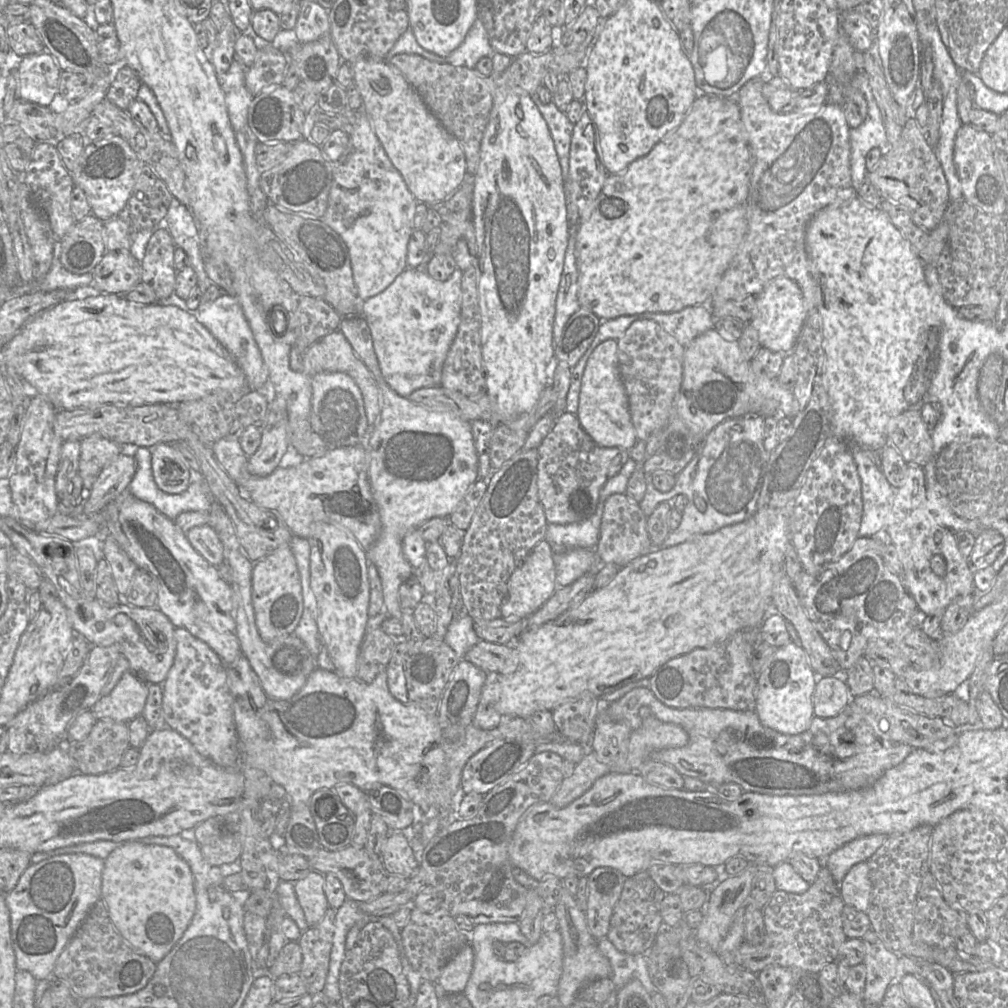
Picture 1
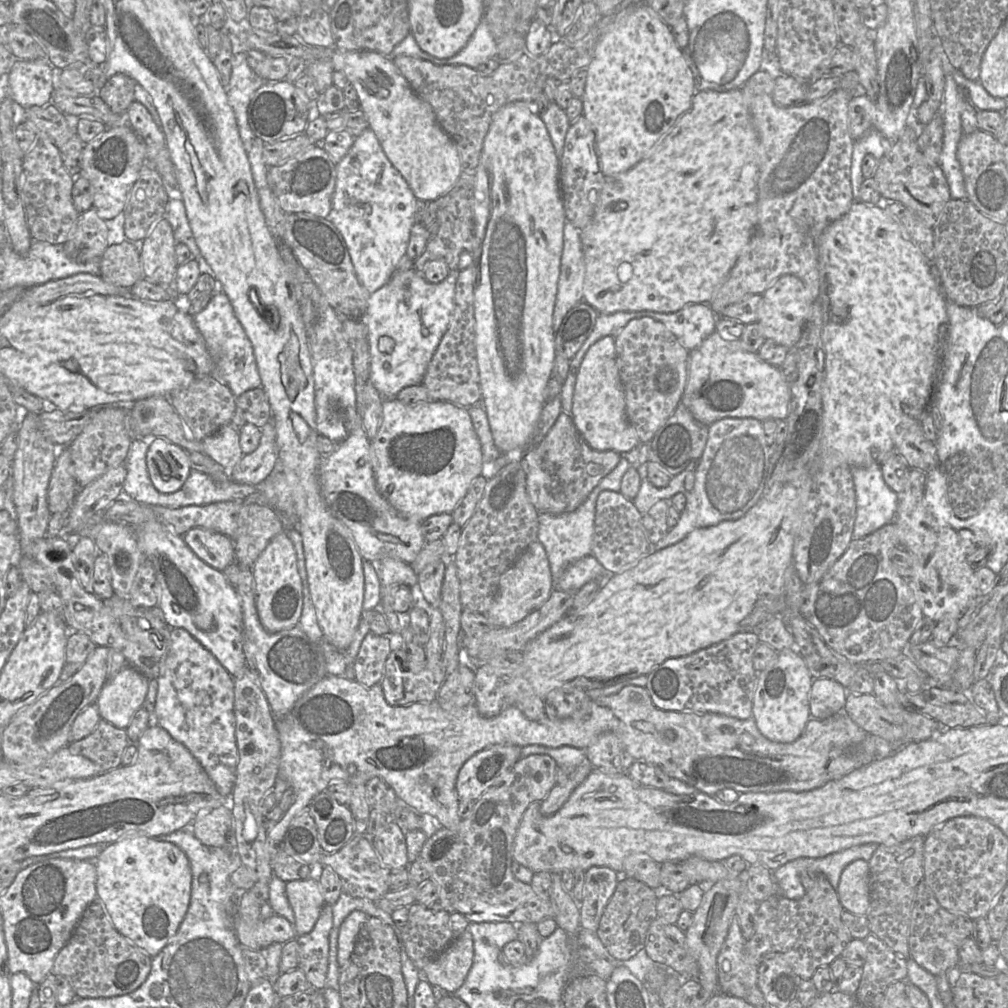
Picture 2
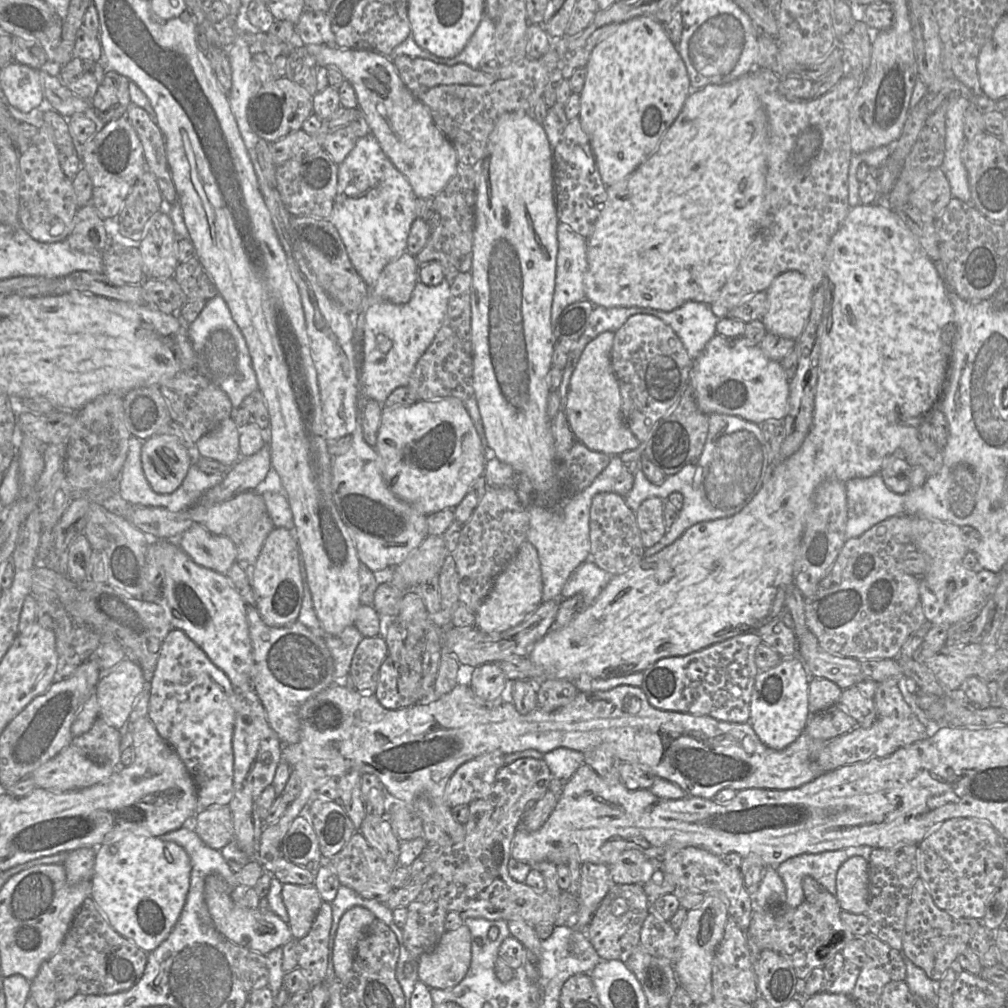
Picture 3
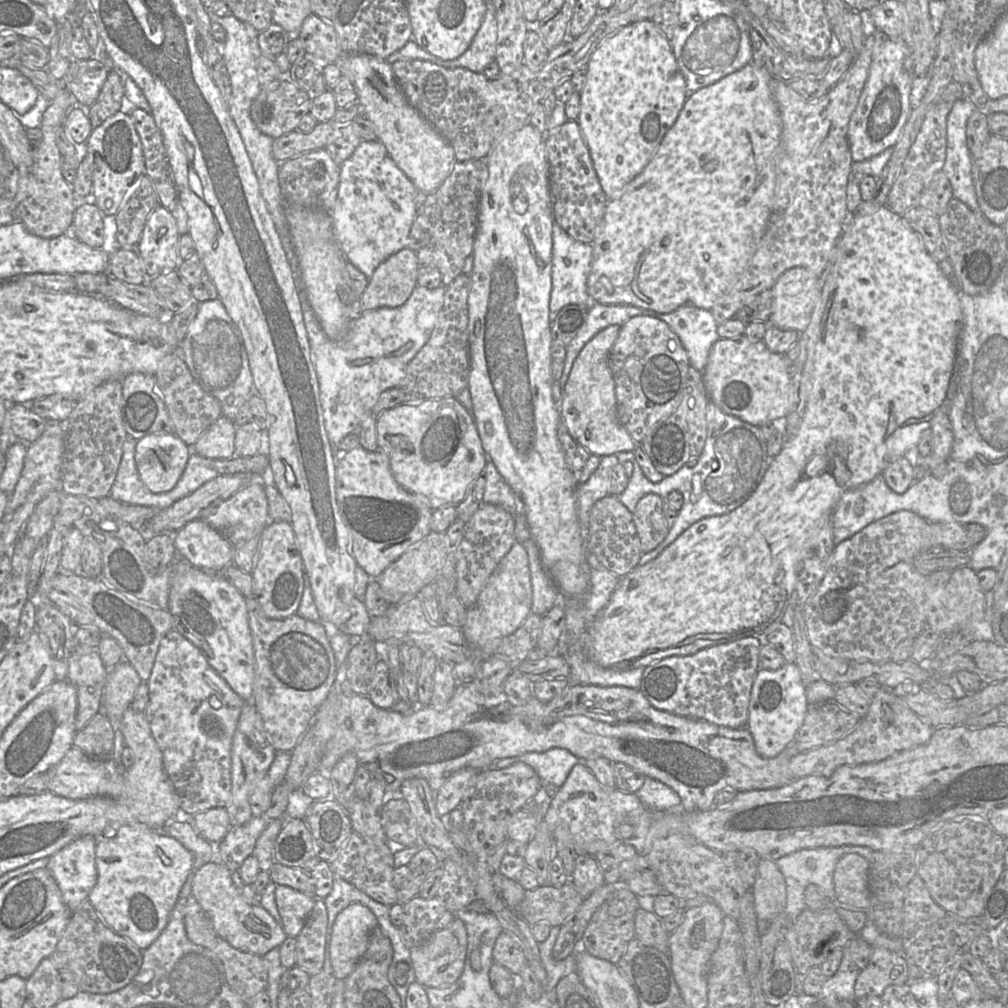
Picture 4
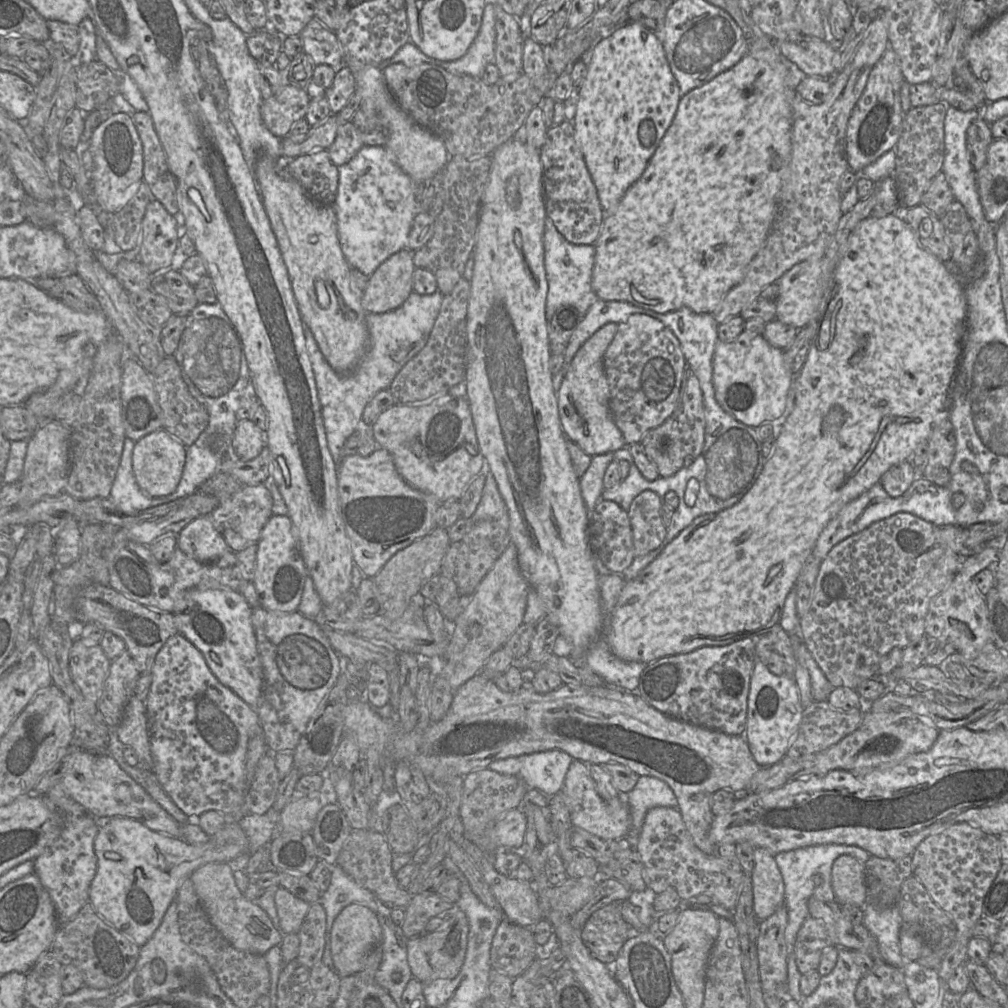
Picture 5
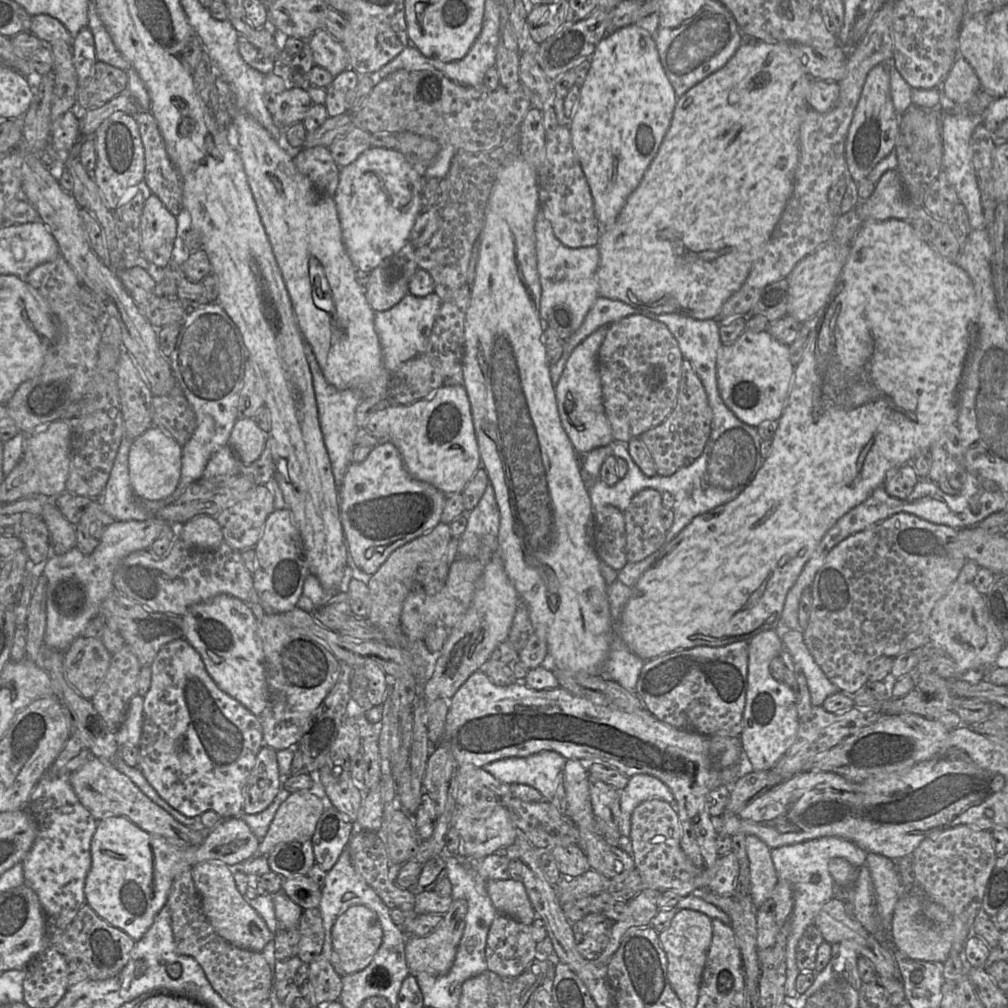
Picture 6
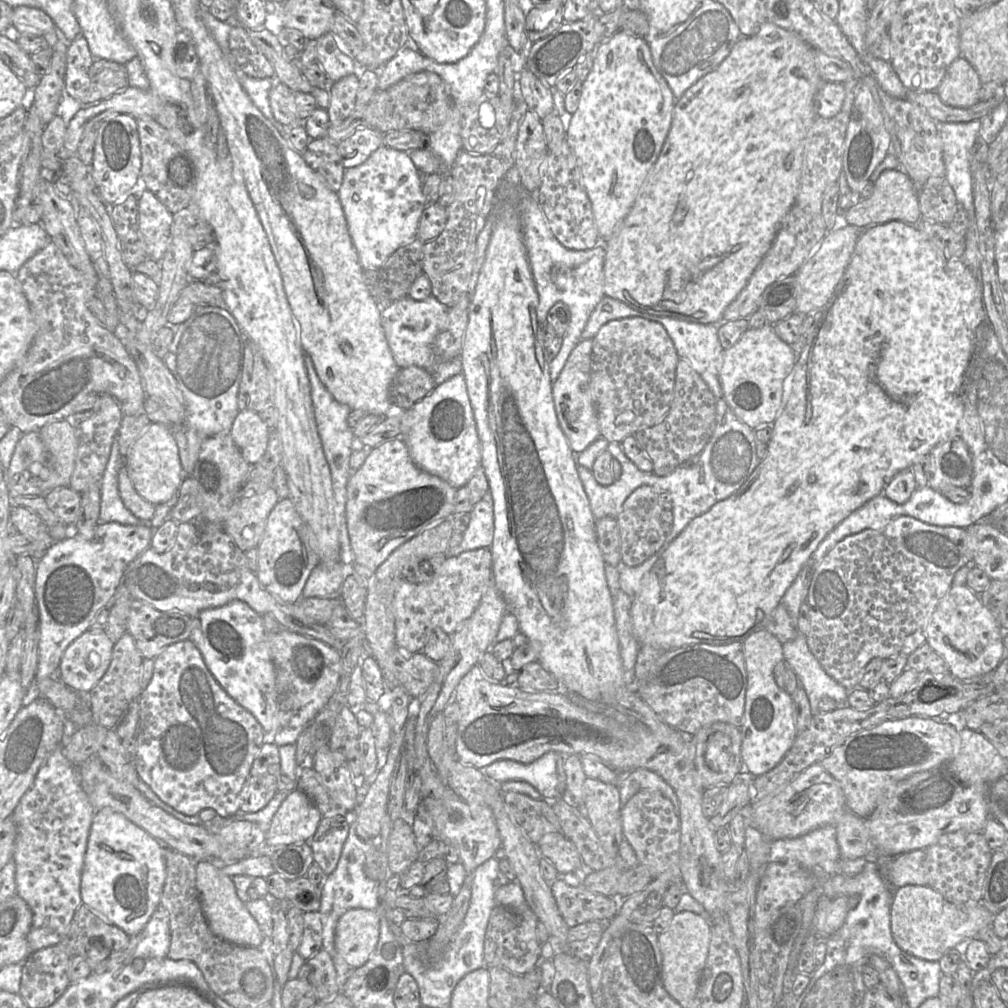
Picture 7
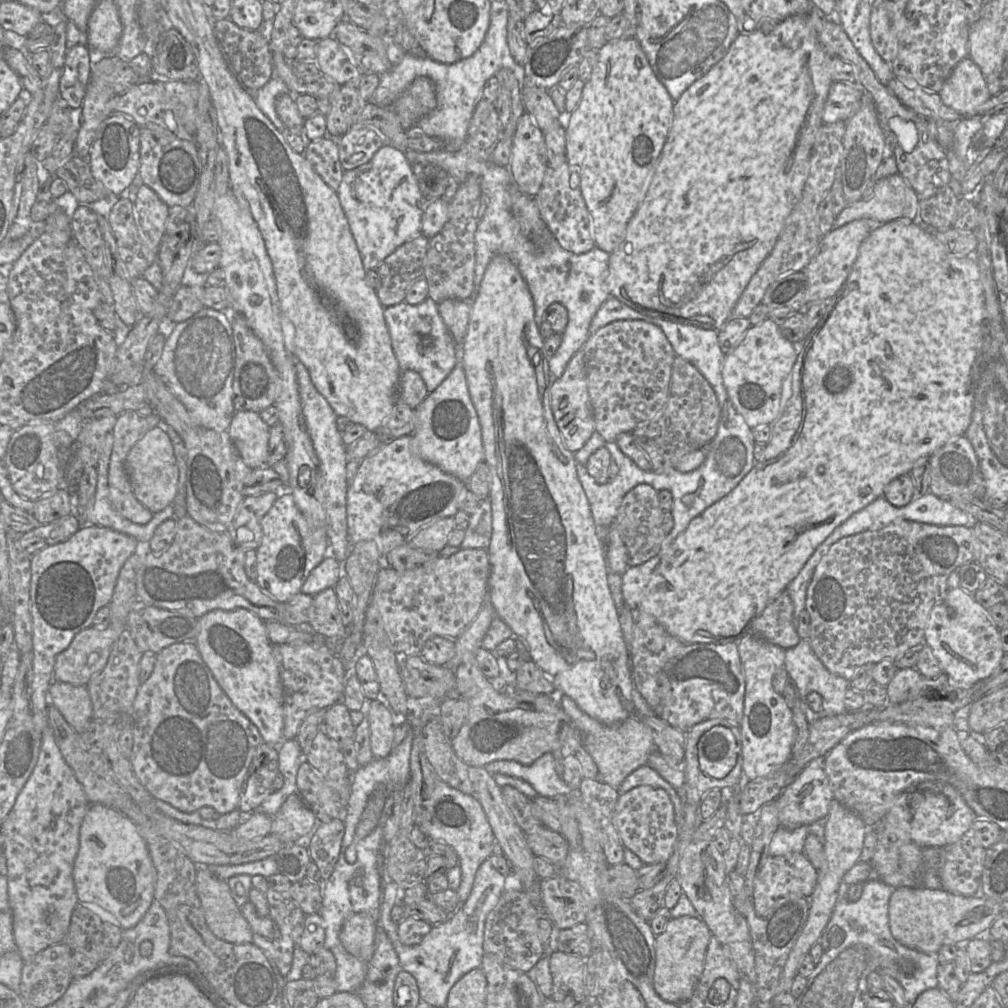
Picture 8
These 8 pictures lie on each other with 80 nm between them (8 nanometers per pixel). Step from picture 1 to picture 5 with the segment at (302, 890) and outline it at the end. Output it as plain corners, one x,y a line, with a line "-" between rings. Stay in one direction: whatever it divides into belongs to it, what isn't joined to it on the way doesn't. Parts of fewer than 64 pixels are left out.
279,887
275,893
275,906
281,932
298,934
302,922
310,909
310,904
295,897
288,890

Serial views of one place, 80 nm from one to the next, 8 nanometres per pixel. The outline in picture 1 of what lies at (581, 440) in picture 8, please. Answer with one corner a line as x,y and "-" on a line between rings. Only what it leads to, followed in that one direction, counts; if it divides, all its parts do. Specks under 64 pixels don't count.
608,339
592,352
582,378
577,417
582,428
602,447
618,447
630,450
638,438
629,411
628,397
618,362
617,340

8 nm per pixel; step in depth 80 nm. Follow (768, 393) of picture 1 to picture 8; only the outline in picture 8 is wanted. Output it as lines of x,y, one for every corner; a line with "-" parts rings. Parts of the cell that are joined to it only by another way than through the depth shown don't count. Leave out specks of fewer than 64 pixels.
767,318
761,324
751,325
739,345
733,352
725,356
722,367
724,386
735,409
743,416
751,429
763,425
772,425
775,421
780,409
782,385
786,377
791,373
797,355
797,345
794,345
782,335
779,321

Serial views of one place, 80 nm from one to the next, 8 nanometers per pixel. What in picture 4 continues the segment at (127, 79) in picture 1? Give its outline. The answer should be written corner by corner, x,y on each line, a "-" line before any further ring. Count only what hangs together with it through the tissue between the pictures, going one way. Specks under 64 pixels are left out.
117,68
109,70
96,101
89,108
85,108
93,129
98,128
106,119
120,110
130,111
130,106
124,107
125,76
127,75
120,73

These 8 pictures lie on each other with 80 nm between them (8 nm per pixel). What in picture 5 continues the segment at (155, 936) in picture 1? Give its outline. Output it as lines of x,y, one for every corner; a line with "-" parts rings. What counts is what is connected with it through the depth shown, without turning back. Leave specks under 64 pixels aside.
132,818
105,819
94,840
97,871
90,885
89,902
113,928
143,946
160,926
181,883
193,871
210,862
231,862
247,852
248,839
238,821
227,820
206,843
192,845
153,831

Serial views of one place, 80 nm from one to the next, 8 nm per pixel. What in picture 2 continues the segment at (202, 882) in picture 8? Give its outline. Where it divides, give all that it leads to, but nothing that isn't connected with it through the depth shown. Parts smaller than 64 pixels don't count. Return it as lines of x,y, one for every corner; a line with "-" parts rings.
238,911
234,918
234,928
241,946
255,951
262,951
273,943
285,944
298,936
293,925
277,914
248,925

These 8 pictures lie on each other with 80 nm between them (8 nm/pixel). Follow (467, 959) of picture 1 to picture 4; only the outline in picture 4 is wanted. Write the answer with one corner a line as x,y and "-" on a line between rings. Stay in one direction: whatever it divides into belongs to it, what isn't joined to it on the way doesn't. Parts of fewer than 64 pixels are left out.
456,917
448,927
437,930
426,942
410,949
416,981
433,988
446,988
455,983
463,973
467,947
466,926

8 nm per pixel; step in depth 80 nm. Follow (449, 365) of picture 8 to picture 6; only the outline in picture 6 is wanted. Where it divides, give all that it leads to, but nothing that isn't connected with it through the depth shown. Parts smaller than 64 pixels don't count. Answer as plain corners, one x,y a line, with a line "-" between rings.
410,293
392,308
375,313
374,326
382,348
385,368
394,373
400,365
424,353
442,300
436,293
416,297

